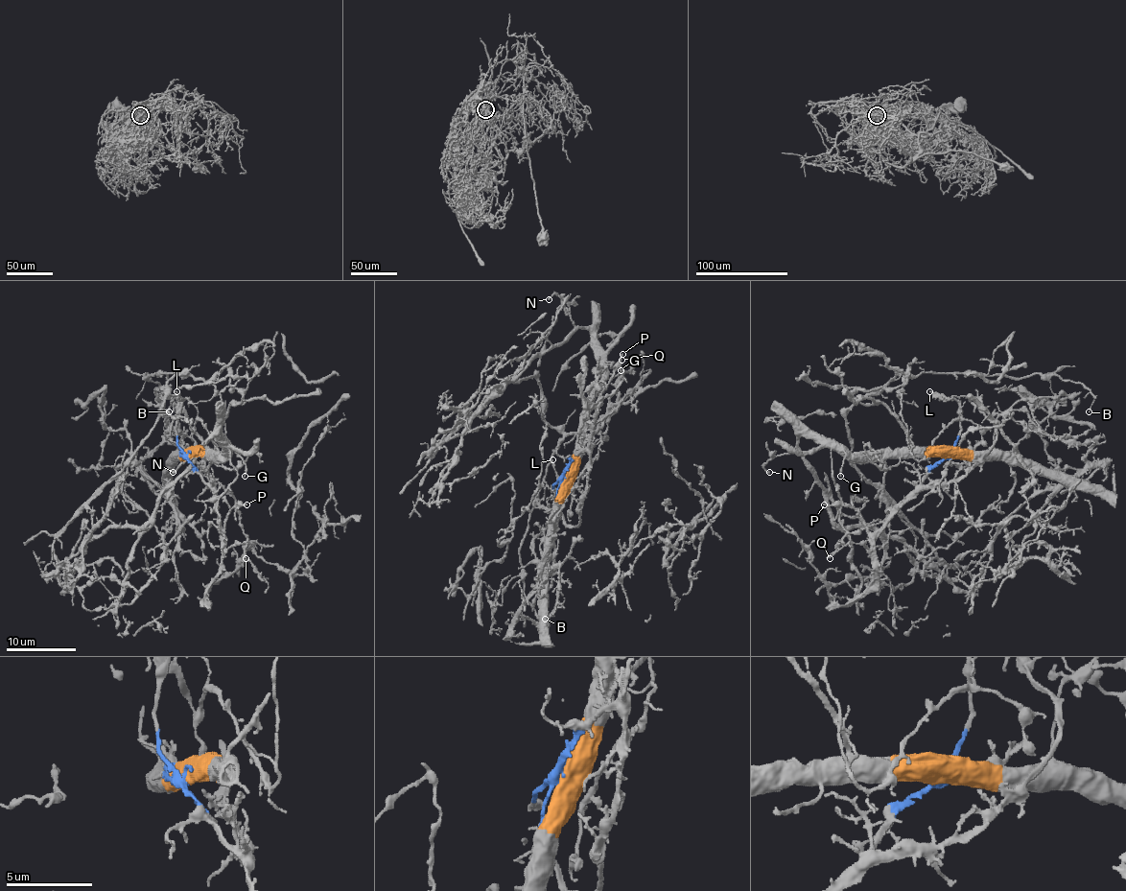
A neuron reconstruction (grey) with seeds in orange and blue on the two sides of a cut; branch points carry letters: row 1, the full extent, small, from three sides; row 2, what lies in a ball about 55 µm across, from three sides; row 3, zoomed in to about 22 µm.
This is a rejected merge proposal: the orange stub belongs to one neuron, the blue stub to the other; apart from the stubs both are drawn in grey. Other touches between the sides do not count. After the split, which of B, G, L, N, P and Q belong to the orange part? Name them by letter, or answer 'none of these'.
B, G, N

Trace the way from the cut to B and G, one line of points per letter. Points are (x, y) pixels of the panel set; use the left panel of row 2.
B: (188, 454), (207, 443), (224, 413), (222, 394), (190, 375), (145, 378), (146, 373), (171, 399), (169, 411)
G: (188, 454), (230, 454), (233, 450), (246, 465), (244, 476)

